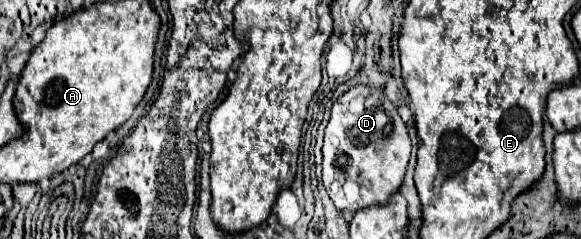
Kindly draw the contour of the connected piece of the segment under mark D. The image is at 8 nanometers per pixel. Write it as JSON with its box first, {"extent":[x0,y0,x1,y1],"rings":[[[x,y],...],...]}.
{"extent":[323,86,411,212],"rings":[[[355,86],[331,108],[323,144],[323,184],[341,212],[385,206],[399,192],[411,156],[411,140],[403,120],[383,90]]]}

